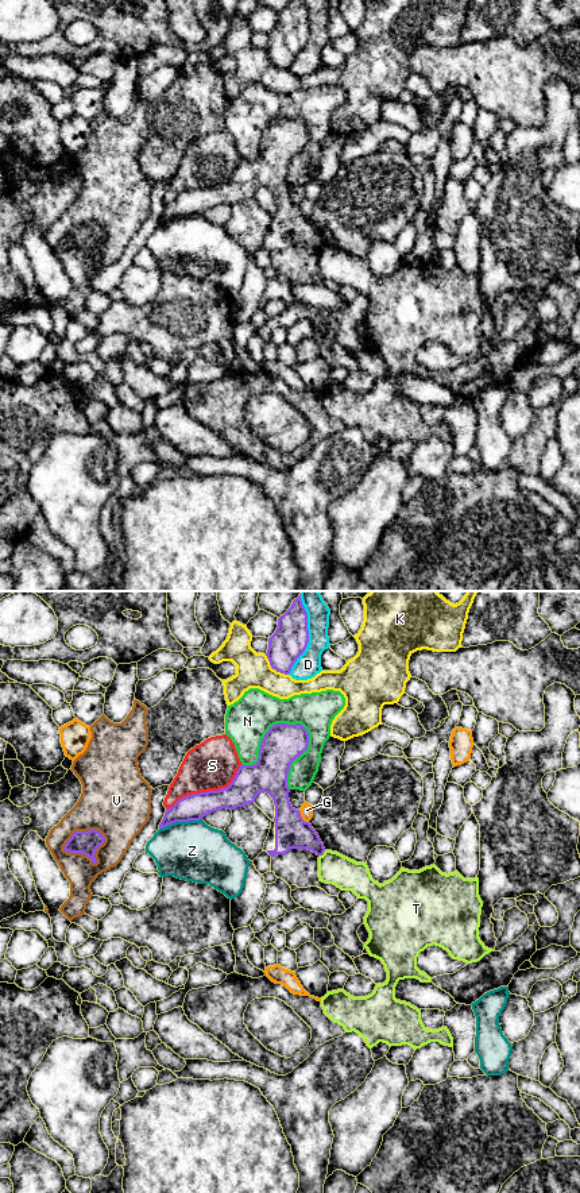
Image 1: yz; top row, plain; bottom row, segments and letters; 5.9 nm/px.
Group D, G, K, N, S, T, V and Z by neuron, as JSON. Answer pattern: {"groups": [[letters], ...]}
{"groups": [["D"], ["G"], ["K"], ["N"], ["S"], ["T"], ["V"], ["Z"]]}

